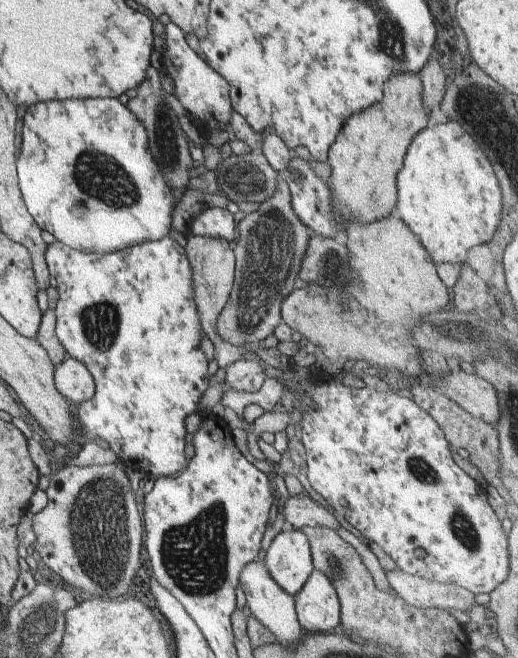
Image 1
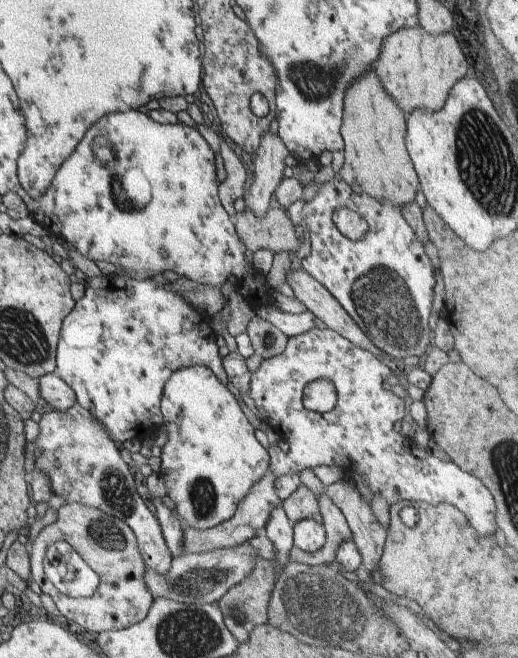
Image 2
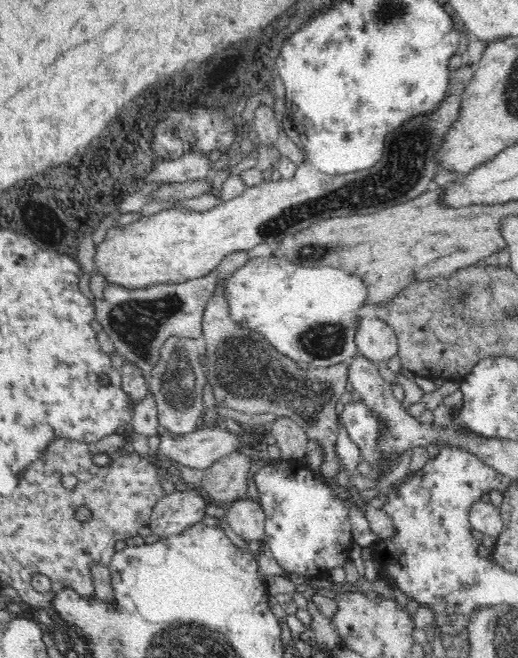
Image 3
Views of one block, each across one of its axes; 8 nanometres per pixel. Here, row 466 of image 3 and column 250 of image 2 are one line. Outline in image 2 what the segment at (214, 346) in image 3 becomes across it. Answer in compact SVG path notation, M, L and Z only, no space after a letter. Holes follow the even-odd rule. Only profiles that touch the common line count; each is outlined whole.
M255 315L248 323L247 334L252 348L258 356L271 359L278 356L286 347L289 337L277 326Z

